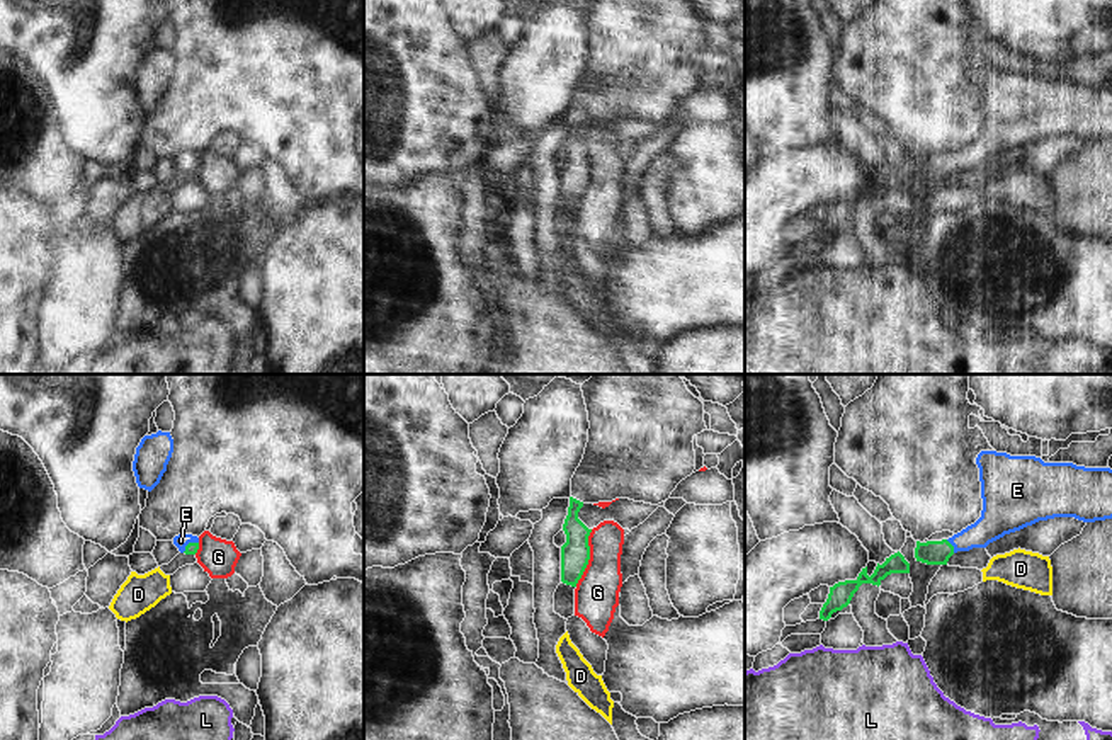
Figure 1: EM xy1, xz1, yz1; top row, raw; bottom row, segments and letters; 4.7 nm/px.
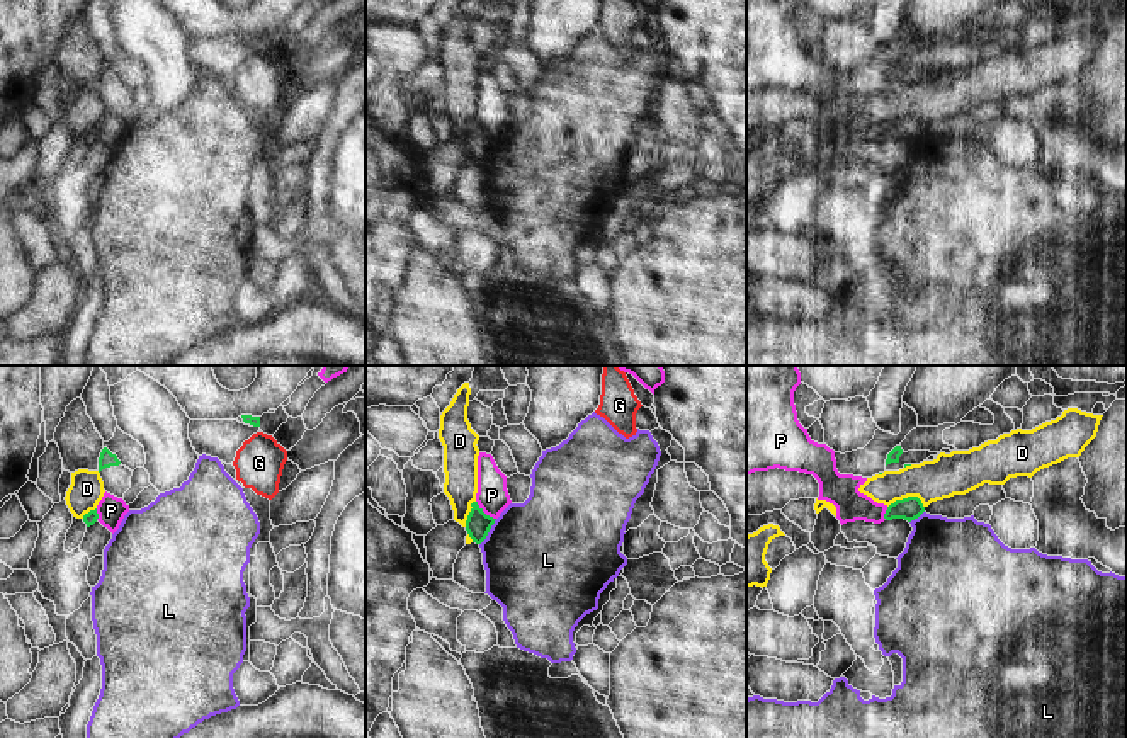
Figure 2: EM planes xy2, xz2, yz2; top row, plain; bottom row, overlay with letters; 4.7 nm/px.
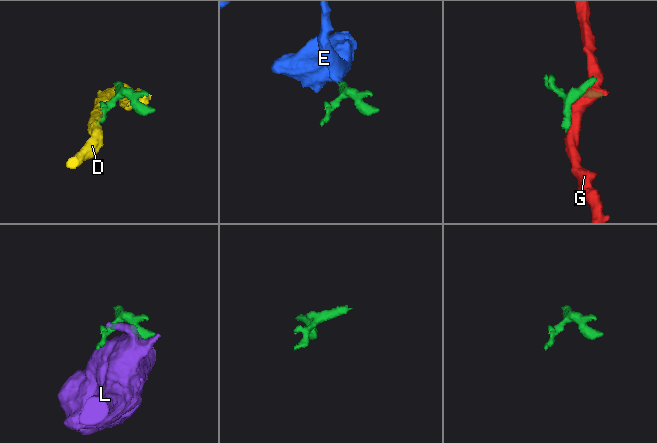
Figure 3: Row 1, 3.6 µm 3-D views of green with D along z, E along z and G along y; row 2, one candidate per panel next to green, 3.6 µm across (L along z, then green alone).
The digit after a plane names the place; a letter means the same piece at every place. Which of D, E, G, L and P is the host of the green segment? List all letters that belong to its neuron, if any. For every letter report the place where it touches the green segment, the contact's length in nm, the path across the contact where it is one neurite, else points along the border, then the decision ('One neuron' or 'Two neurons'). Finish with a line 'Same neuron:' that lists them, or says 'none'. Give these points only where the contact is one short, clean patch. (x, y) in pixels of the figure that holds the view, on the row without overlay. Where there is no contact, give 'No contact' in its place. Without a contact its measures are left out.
D: Touches green at yz2 (905, 118). Shared border 180 nm. Boundary: yz2 (923, 123), (917, 116), (903, 116), (888, 126). Two neurons
E: Touches green at yz1 (953, 165). Shared border 80 nm. Path across: yz1 (932, 170), (953, 165), (980, 153), (997, 138). One neuron
G: Touches green at xz1 (589, 177). Shared border 280 nm. Two neurons
L: Touches green at xz2 (488, 150). Shared border 150 nm. Two neurons
P: Touches green at xz2 (483, 131). Shared border 130 nm. Boundary: xz2 (476, 119), (495, 138). Two neurons
Same neuron: E.

